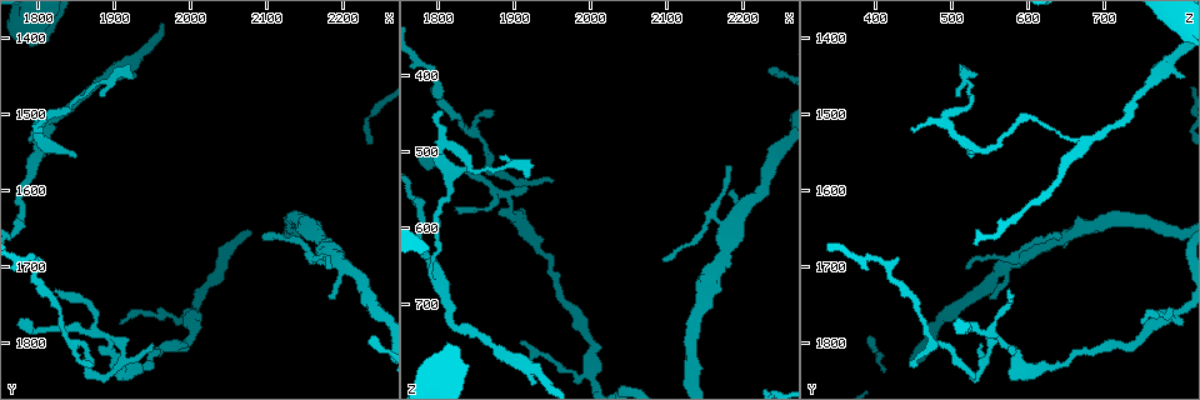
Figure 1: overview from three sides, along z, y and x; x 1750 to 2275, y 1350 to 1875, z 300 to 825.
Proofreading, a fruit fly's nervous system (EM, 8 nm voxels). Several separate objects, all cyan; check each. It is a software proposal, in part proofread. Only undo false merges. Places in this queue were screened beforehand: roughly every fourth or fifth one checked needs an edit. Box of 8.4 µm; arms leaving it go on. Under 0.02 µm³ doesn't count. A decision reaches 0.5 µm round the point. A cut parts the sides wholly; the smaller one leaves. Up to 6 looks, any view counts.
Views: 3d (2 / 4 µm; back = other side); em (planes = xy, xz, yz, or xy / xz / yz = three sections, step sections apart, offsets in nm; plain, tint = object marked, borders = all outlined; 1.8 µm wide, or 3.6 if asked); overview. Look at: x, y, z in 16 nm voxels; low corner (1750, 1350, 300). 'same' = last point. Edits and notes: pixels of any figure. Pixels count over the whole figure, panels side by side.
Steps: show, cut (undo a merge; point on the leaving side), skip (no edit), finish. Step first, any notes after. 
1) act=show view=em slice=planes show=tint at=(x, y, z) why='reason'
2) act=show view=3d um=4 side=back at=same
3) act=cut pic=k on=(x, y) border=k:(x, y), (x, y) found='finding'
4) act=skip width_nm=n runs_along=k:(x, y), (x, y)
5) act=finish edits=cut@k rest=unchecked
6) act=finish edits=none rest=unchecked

act=show view=3d um=4 at=(1805, 1505, 485) why='sharp bend'

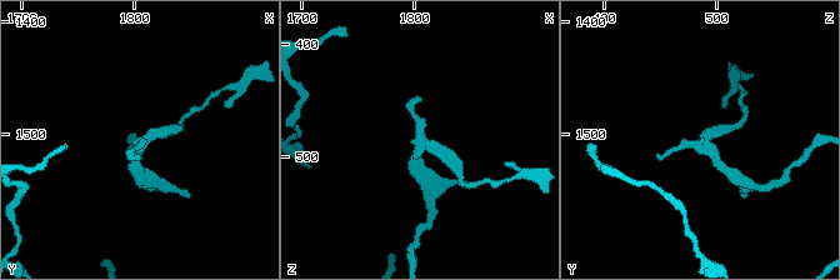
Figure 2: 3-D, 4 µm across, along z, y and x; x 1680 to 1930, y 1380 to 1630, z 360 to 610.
act=show view=em slice=planes show=tint at=(1806, 1506, 488)

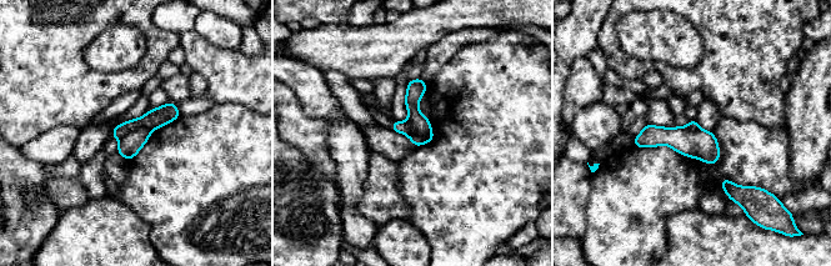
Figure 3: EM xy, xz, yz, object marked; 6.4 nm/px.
act=cut pic=3 on=(156, 118) width_nm=180 part_leaving=3:(175, 113), (129, 125), (115, 134) found='a second neuron is stuck on'

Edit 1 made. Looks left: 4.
act=show view=overview why='redraw'

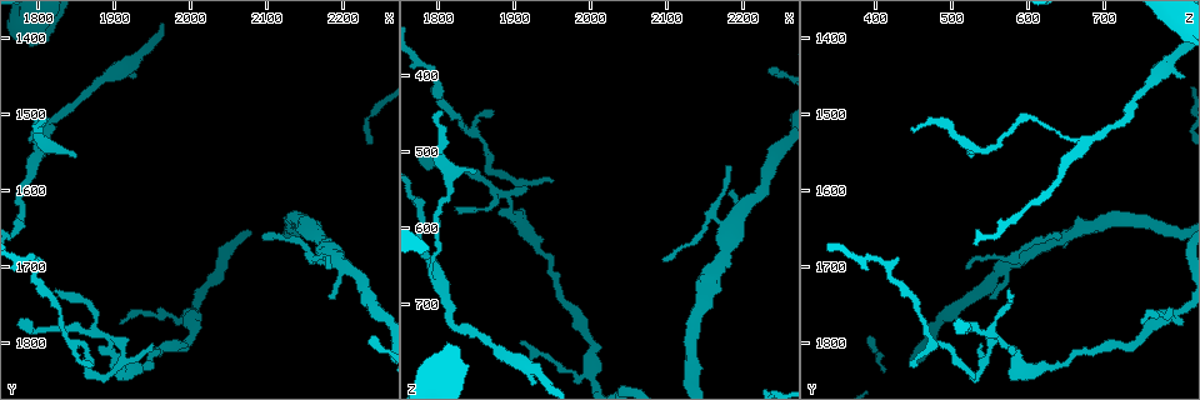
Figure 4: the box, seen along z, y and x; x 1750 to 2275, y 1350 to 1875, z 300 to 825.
act=show view=em slice=xz step=8 show=tint at=(1830, 1755, 455) why='thin neck'

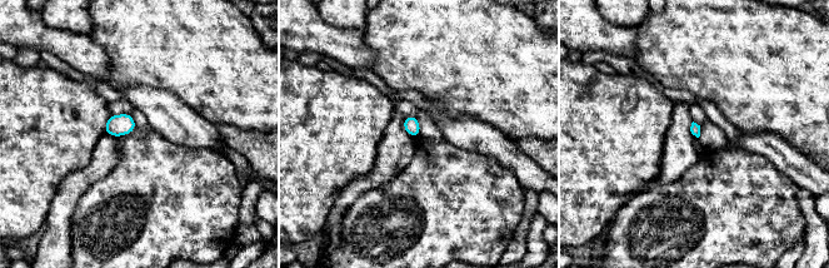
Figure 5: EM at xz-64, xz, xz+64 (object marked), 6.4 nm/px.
act=show view=em slice=yz step=16 show=tint at=same why='another direction'

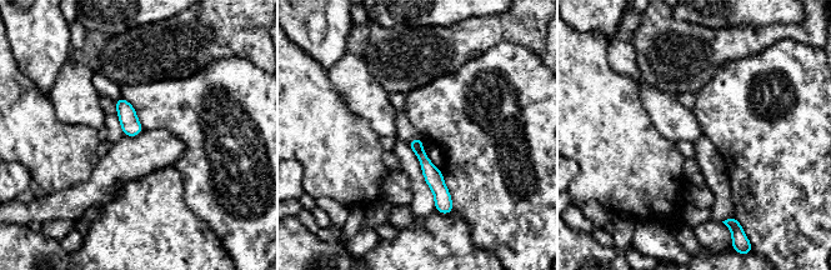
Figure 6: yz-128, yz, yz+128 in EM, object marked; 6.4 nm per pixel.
act=skip runs_along=6:(417, 141), (444, 209) found='continuous, no second neuron'

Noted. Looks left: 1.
act=show view=em slice=xz step=8 show=tint at=(1920, 1430, 785) why='calibre changes'

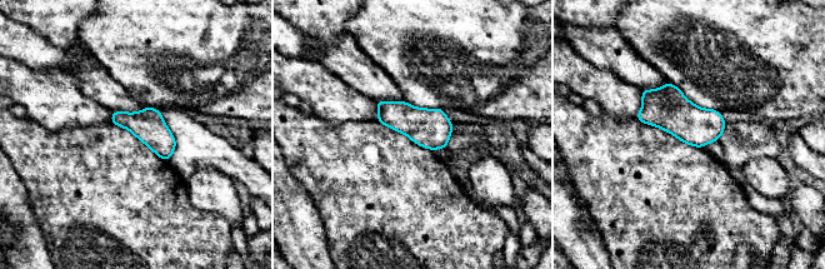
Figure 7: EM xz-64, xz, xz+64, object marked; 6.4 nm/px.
act=skip width_nm=200 found='all the same neuron'

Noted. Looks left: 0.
act=finish edits=cut@3 rest=unchecked

